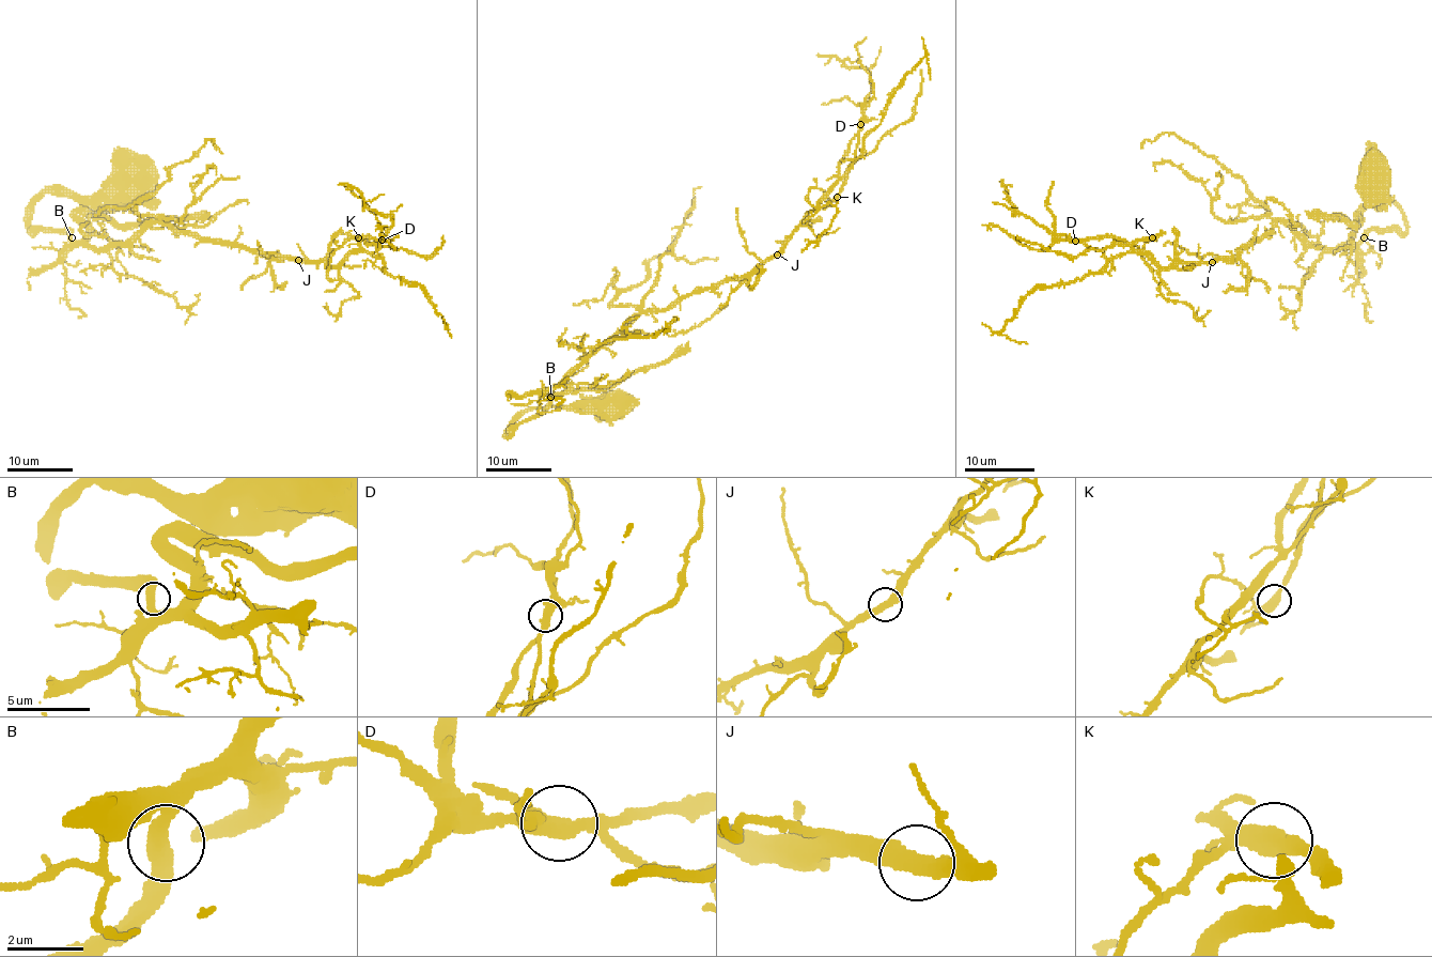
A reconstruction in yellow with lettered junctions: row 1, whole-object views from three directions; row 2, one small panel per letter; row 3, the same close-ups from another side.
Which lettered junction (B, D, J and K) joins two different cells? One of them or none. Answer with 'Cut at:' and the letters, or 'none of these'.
Cut at: D

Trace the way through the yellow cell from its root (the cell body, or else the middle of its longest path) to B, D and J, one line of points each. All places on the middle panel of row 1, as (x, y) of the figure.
B: (615, 407), (619, 411), (612, 415), (593, 404), (529, 408), (509, 436), (536, 417), (550, 397)
D: (615, 407), (612, 415), (593, 404), (529, 408), (509, 436), (636, 317), (768, 261), (838, 179), (861, 124)
J: (615, 407), (612, 415), (593, 404), (529, 408), (509, 436), (636, 317), (740, 280), (777, 255)

